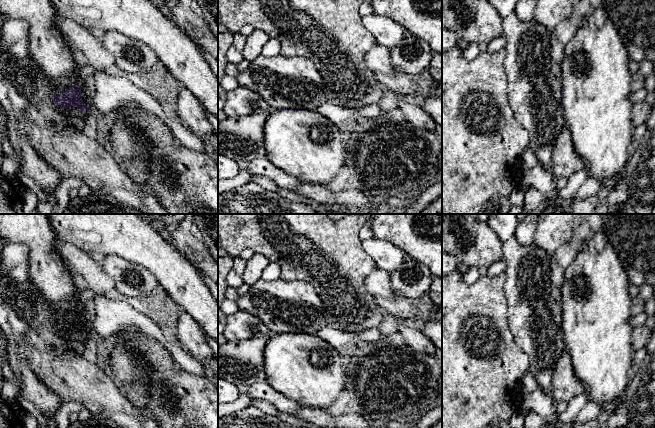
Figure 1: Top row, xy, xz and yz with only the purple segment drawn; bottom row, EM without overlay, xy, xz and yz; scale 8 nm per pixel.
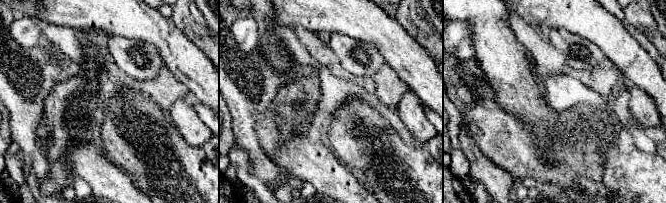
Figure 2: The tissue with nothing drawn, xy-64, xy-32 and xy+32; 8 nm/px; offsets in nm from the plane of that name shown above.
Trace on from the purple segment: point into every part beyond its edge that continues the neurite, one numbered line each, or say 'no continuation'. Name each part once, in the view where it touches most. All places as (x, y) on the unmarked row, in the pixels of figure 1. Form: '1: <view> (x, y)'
1: xz (306, 369)

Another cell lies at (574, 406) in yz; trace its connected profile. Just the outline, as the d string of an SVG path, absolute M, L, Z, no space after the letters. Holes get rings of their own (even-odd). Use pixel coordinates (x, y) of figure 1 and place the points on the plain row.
M583 392L568 401L568 405L564 411L560 412L556 421L563 423L572 423L580 410L590 402L587 392Z

